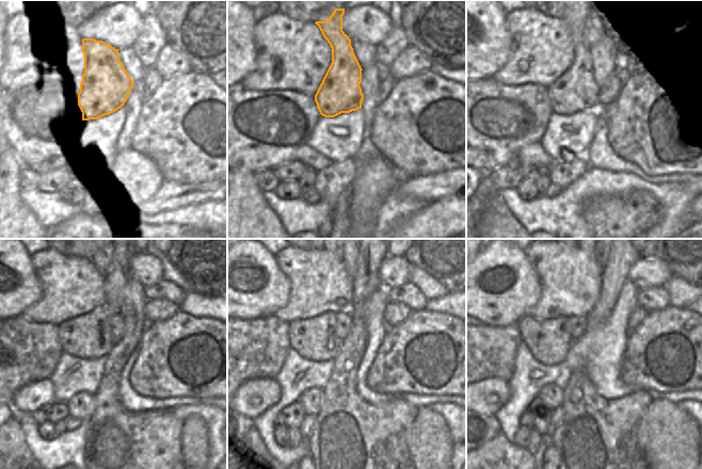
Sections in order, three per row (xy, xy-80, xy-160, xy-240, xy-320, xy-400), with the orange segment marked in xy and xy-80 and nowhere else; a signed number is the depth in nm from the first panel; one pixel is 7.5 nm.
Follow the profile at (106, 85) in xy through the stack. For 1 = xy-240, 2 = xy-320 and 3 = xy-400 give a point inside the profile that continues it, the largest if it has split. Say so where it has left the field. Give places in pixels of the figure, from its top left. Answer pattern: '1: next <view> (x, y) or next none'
1: next xy-240 (88, 336)
2: next xy-320 (315, 339)
3: next xy-400 (548, 340)

